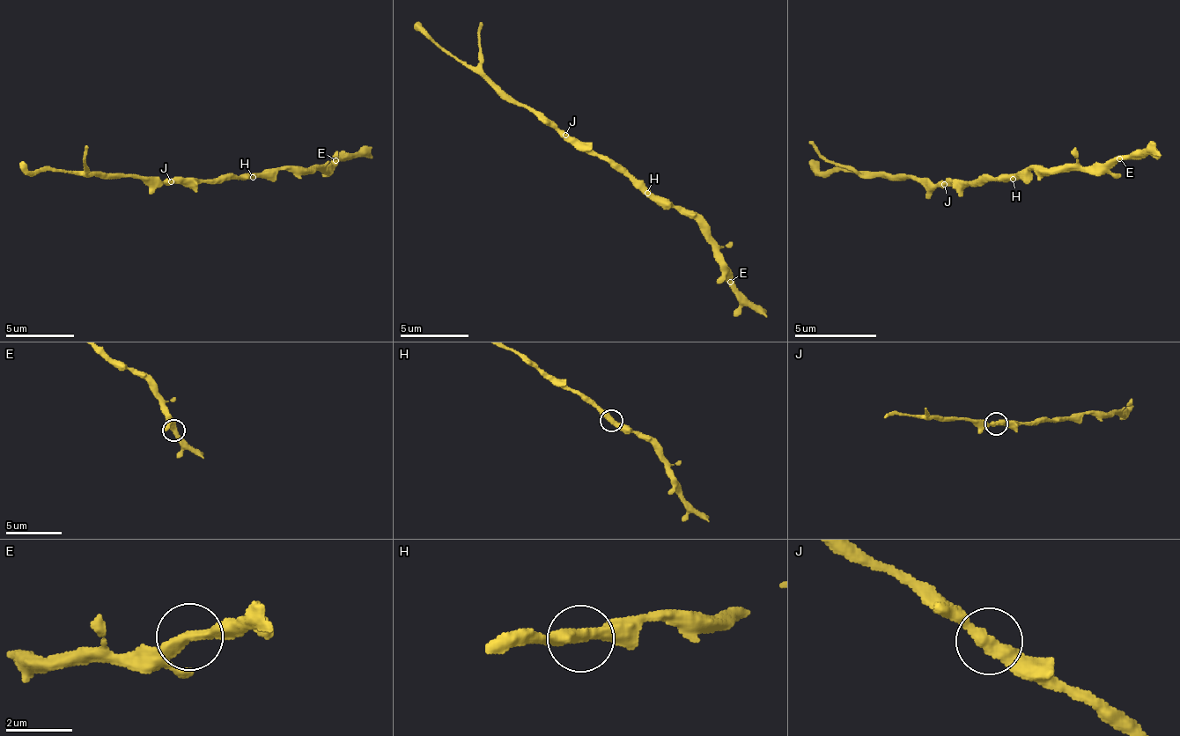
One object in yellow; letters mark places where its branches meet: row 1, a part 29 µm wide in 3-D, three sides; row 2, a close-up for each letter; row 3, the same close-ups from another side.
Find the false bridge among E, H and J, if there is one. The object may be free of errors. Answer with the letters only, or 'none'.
none

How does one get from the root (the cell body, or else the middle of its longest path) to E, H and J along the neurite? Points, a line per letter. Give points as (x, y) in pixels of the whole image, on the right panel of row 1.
E: (976, 183), (980, 179), (1021, 179), (1029, 171), (1107, 171), (1119, 158)
H: (976, 183), (984, 183), (988, 179), (1013, 179)
J: (976, 183), (943, 183)

